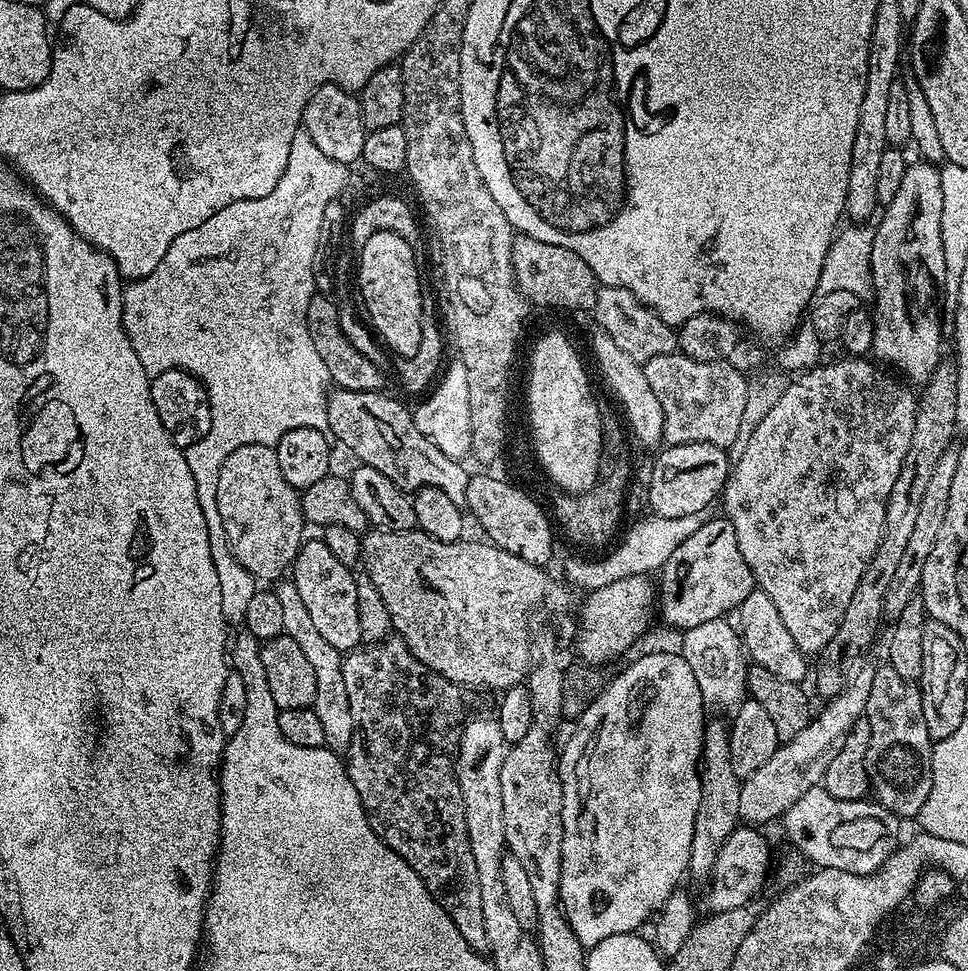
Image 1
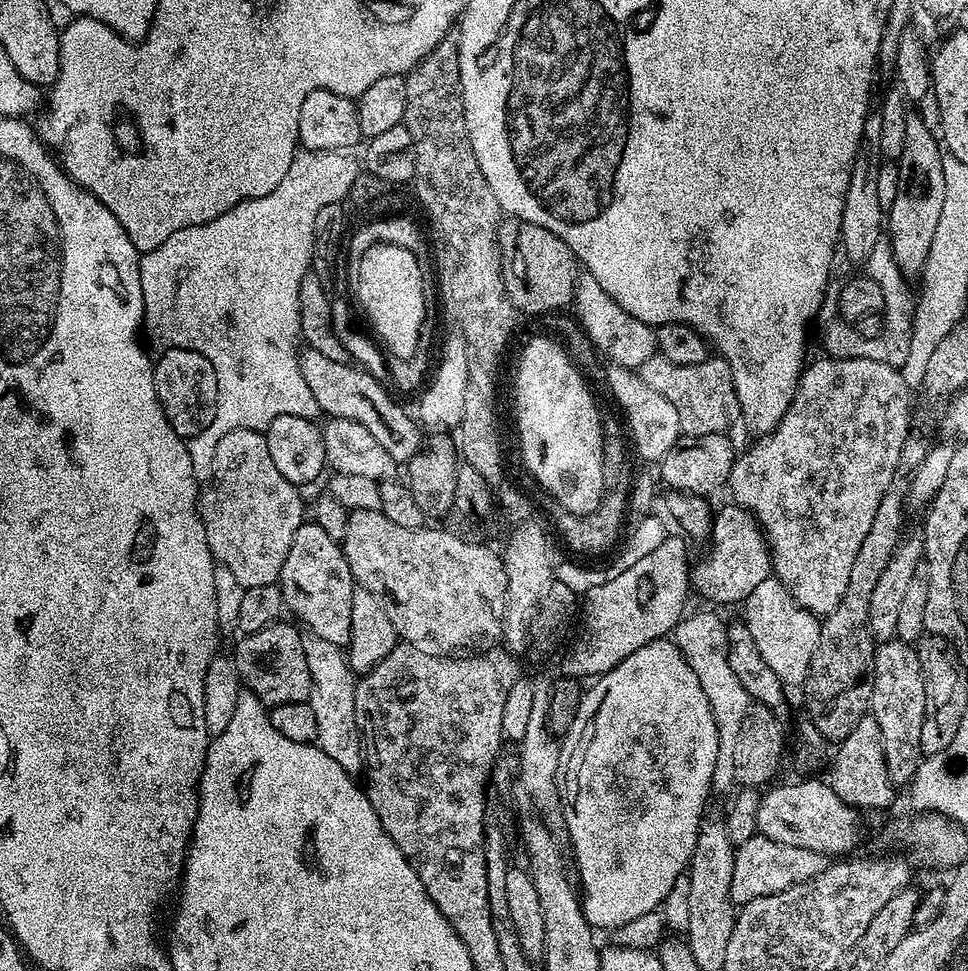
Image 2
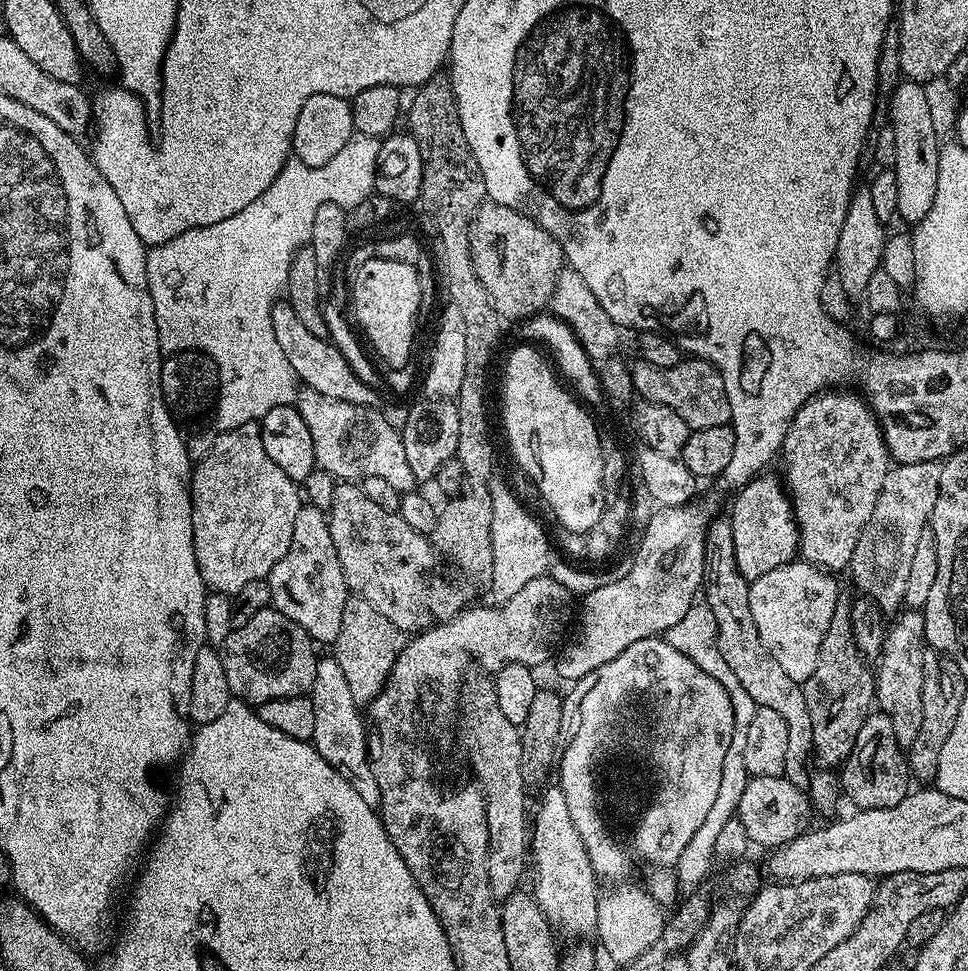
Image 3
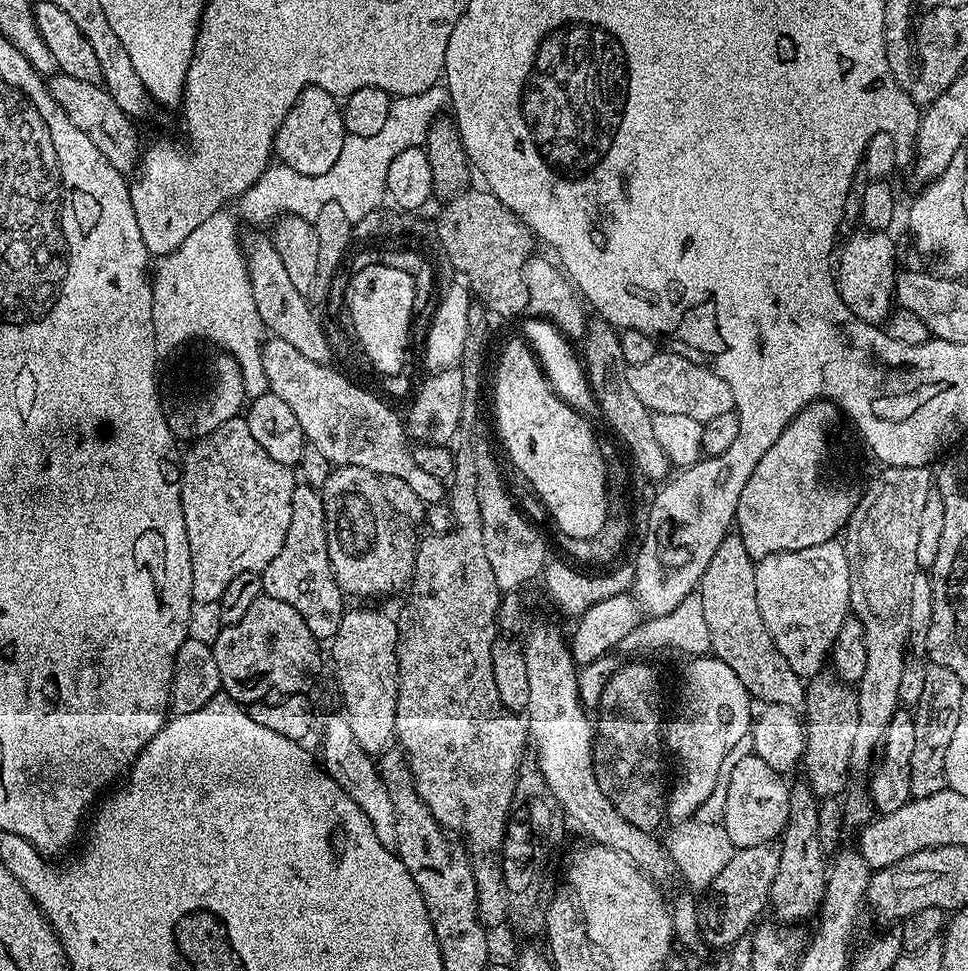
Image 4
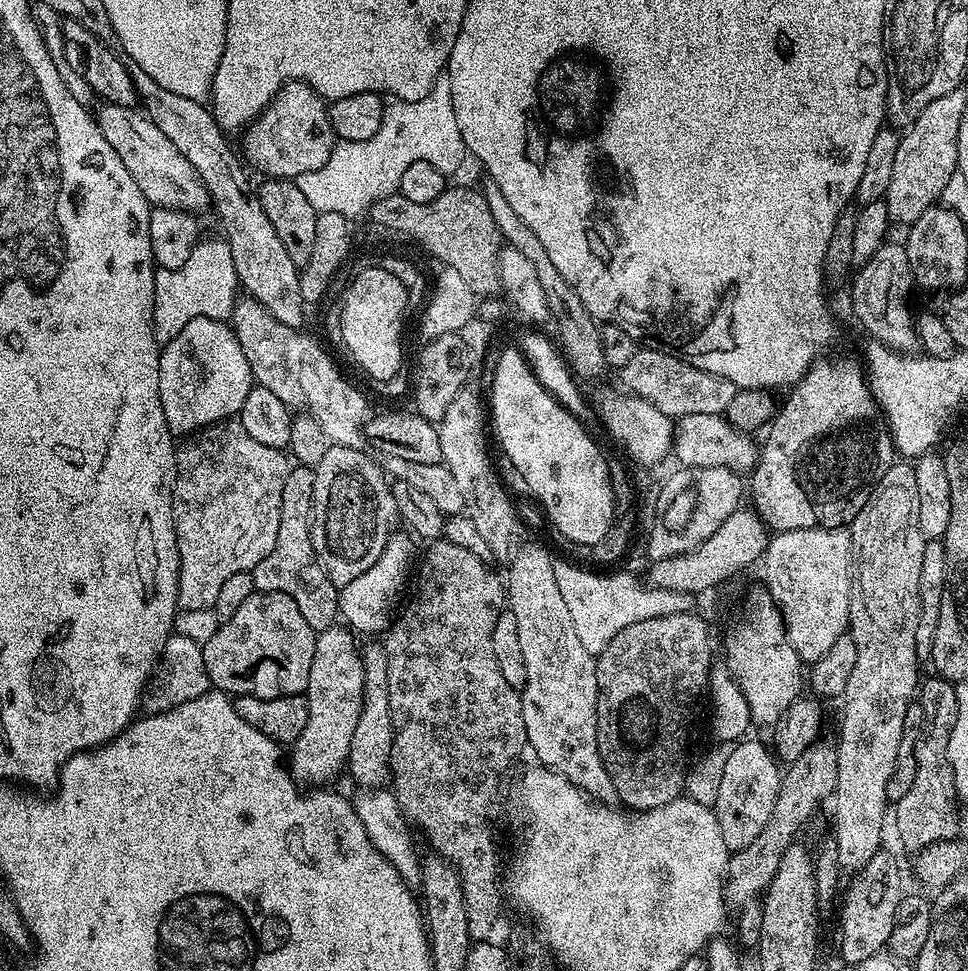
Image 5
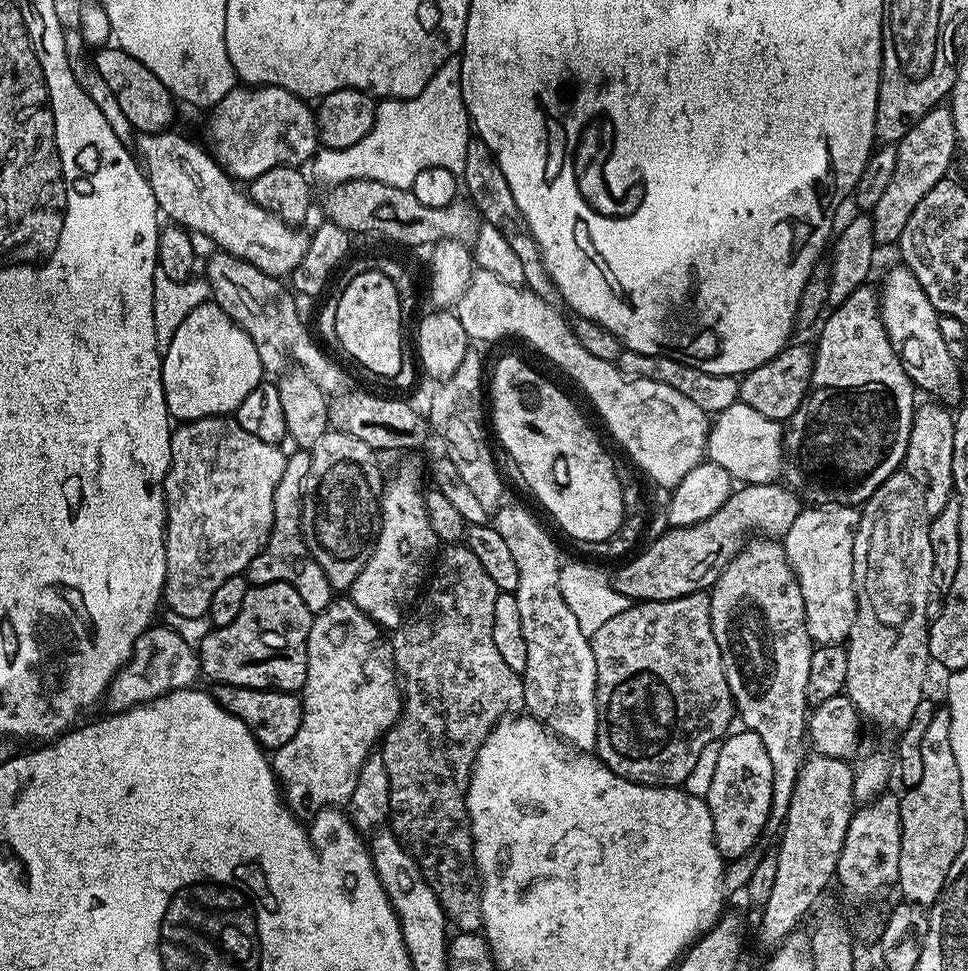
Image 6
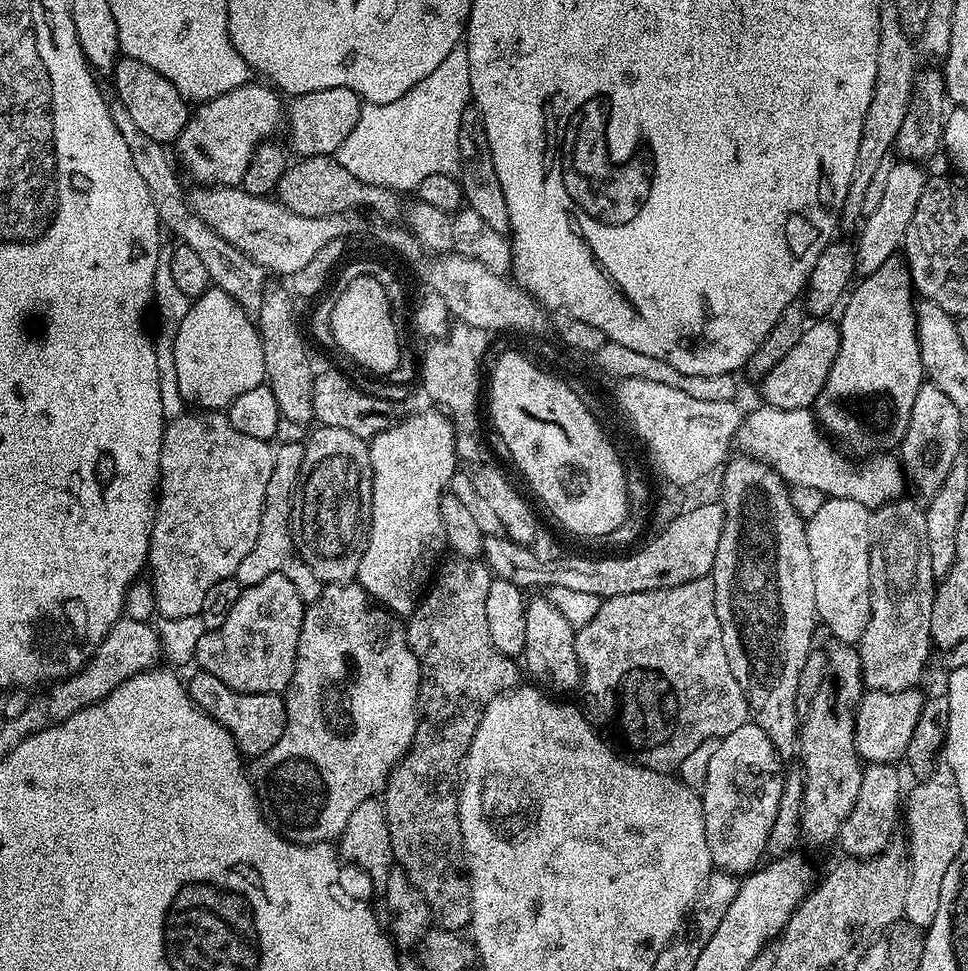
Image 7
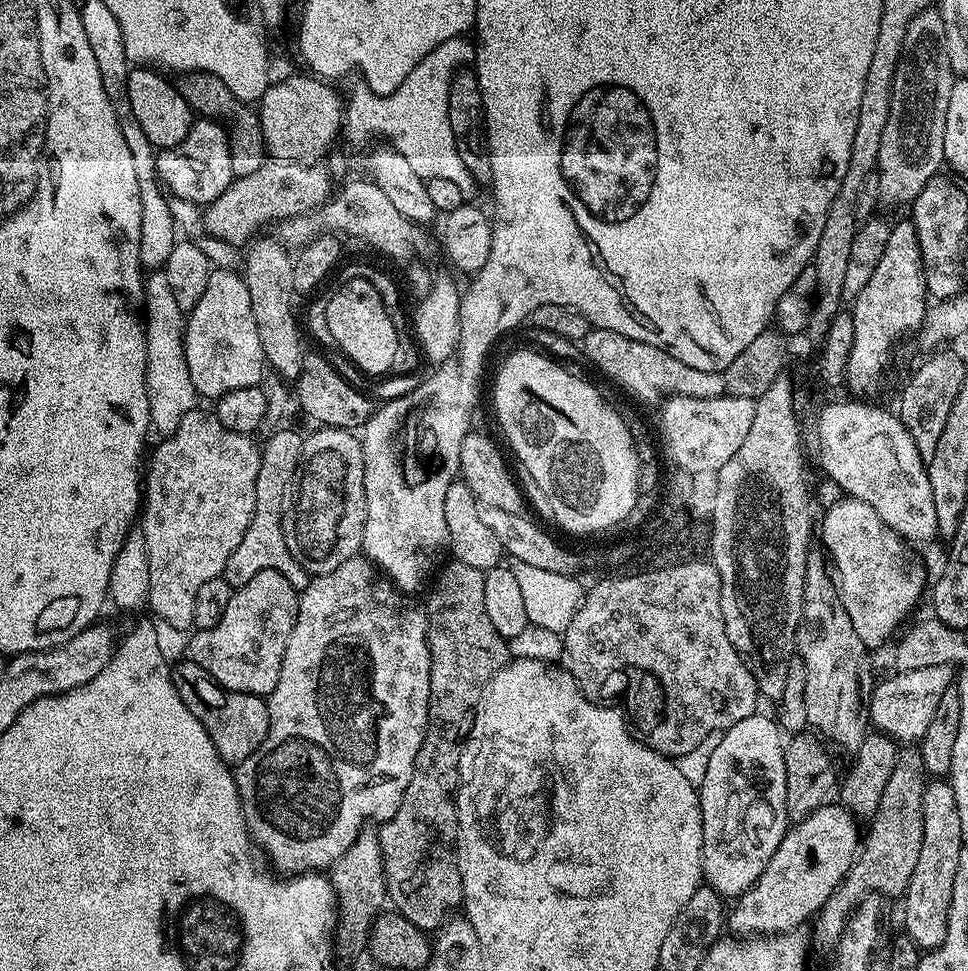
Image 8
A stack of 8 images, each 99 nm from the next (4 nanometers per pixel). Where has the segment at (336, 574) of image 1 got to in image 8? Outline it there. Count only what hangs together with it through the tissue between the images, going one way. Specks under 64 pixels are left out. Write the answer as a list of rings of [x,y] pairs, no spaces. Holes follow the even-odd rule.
[[[284,428],[276,432],[260,448],[260,465],[258,466],[258,482],[254,482],[254,514],[250,518],[250,526],[246,526],[246,534],[234,554],[224,567],[223,578],[233,590],[240,588],[254,574],[262,570],[278,570],[297,590],[302,590],[310,579],[310,573],[300,565],[286,547],[286,538],[280,523],[284,517],[286,493],[292,487],[292,479],[298,466],[298,458],[302,454],[304,436],[292,428]]]

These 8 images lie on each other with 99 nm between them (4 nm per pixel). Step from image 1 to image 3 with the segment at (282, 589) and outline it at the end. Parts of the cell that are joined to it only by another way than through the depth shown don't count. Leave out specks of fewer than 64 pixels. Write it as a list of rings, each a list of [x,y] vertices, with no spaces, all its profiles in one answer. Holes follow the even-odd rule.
[[[321,655],[316,662],[316,677],[312,683],[311,698],[314,702],[314,734],[311,743],[316,745],[318,754],[354,786],[354,791],[366,802],[366,806],[379,809],[380,795],[378,781],[368,761],[368,734],[361,705],[350,694],[350,685],[338,667],[335,655]]]

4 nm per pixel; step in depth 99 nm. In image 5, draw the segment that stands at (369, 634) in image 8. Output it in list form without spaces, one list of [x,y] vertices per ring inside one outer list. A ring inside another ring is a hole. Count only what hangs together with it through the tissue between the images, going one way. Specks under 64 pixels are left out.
[[[333,626],[326,629],[325,632],[319,633],[316,637],[316,649],[314,650],[314,666],[310,666],[310,682],[308,683],[307,698],[308,698],[308,717],[306,718],[306,730],[302,730],[302,734],[298,734],[298,738],[290,745],[290,752],[292,752],[292,760],[290,756],[290,771],[292,779],[296,781],[297,785],[305,786],[304,784],[312,784],[308,786],[328,786],[332,779],[335,778],[339,772],[345,771],[348,763],[348,755],[350,754],[350,738],[354,734],[354,726],[358,726],[358,718],[360,711],[364,705],[364,657],[358,651],[358,644],[356,648],[357,637],[353,635],[347,627]]]

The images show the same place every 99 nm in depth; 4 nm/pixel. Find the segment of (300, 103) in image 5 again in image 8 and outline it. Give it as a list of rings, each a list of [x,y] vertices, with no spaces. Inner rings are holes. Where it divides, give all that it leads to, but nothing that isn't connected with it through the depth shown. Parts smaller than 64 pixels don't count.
[[[207,118],[193,119],[188,136],[182,138],[178,146],[157,151],[155,155],[160,184],[172,196],[186,202],[207,206],[218,198],[218,194],[222,194],[222,190],[232,185],[234,177],[230,170],[230,146],[223,123]]]

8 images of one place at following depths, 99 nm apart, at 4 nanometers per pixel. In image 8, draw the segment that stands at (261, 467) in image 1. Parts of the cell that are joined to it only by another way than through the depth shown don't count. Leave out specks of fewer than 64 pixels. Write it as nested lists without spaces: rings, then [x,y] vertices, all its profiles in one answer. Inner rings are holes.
[[[193,410],[187,412],[182,418],[178,430],[174,430],[170,435],[163,437],[159,441],[161,444],[153,452],[151,449],[150,459],[146,464],[146,483],[142,488],[142,518],[144,514],[142,529],[149,556],[149,592],[147,603],[150,605],[150,608],[157,612],[155,615],[159,619],[165,620],[170,626],[183,630],[193,627],[194,594],[198,594],[198,586],[202,586],[202,582],[210,582],[210,578],[224,575],[224,567],[230,558],[230,554],[234,554],[234,549],[238,547],[238,542],[242,542],[242,538],[246,534],[246,526],[250,526],[250,518],[254,514],[254,482],[258,482],[258,466],[260,465],[260,448],[258,444],[252,441],[253,437],[251,435],[243,436],[234,430],[226,430],[226,426],[222,426],[222,422],[218,422],[218,418],[211,411],[200,411]]]

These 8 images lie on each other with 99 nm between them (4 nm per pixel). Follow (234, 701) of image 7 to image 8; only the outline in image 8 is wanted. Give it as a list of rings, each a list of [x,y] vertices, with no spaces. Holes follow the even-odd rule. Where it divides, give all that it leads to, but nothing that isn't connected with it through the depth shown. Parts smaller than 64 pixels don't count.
[[[187,658],[181,659],[172,668],[172,681],[190,714],[194,714],[194,718],[206,726],[206,734],[210,734],[210,742],[214,742],[225,764],[241,764],[250,758],[250,754],[254,754],[254,750],[258,750],[258,746],[262,746],[270,726],[268,701],[265,697],[227,692],[214,678],[210,678],[210,674],[206,674],[206,670],[202,670],[202,666]]]

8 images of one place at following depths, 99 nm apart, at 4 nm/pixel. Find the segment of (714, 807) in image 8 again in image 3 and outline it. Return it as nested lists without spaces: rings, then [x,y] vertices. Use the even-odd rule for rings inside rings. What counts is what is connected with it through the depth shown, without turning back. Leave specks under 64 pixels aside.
[[[783,775],[774,777],[752,776],[742,790],[736,816],[746,826],[746,834],[753,845],[761,844],[764,850],[775,850],[799,836],[805,827],[804,815],[810,812],[810,801],[805,789],[794,786]]]

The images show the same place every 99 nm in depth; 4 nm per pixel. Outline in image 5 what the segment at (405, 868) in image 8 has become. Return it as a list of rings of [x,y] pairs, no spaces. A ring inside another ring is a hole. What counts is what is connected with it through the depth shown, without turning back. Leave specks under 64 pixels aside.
[[[443,538],[435,539],[427,545],[428,549],[424,552],[424,561],[419,561],[418,572],[420,568],[420,577],[416,580],[416,597],[412,600],[412,605],[405,610],[401,611],[399,615],[393,619],[391,628],[388,629],[386,635],[383,637],[382,643],[384,645],[384,653],[388,659],[388,697],[390,698],[390,714],[392,715],[392,749],[390,750],[390,766],[392,767],[392,778],[390,781],[391,791],[395,792],[398,798],[398,806],[404,811],[404,818],[408,821],[409,825],[417,833],[420,832],[428,839],[428,844],[435,855],[440,856],[443,860],[447,860],[457,872],[460,873],[460,881],[464,884],[464,901],[468,904],[468,933],[473,942],[488,942],[493,939],[492,931],[496,928],[496,923],[500,920],[500,900],[502,904],[502,868],[500,872],[500,860],[496,857],[496,840],[492,837],[492,828],[488,825],[488,819],[492,816],[492,803],[496,800],[496,795],[500,792],[500,779],[504,776],[504,771],[512,764],[512,759],[519,754],[520,751],[525,751],[528,739],[526,738],[526,722],[522,722],[522,702],[520,701],[520,692],[510,686],[506,682],[506,678],[502,678],[502,674],[498,671],[498,662],[494,659],[494,645],[492,643],[492,635],[494,634],[494,622],[498,622],[498,614],[505,607],[506,604],[506,588],[500,580],[491,572],[489,561],[478,558],[478,554],[470,554],[470,550],[464,549],[462,546],[454,546],[454,542],[445,540]]]

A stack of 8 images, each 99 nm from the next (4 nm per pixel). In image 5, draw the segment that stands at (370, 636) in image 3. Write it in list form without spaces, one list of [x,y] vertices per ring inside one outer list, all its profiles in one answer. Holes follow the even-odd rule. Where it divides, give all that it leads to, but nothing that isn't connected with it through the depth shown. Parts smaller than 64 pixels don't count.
[[[383,643],[363,645],[364,657],[364,705],[350,738],[350,754],[346,765],[347,775],[352,775],[356,786],[382,788],[391,781],[390,750],[392,749],[392,715],[388,697],[388,659]]]

